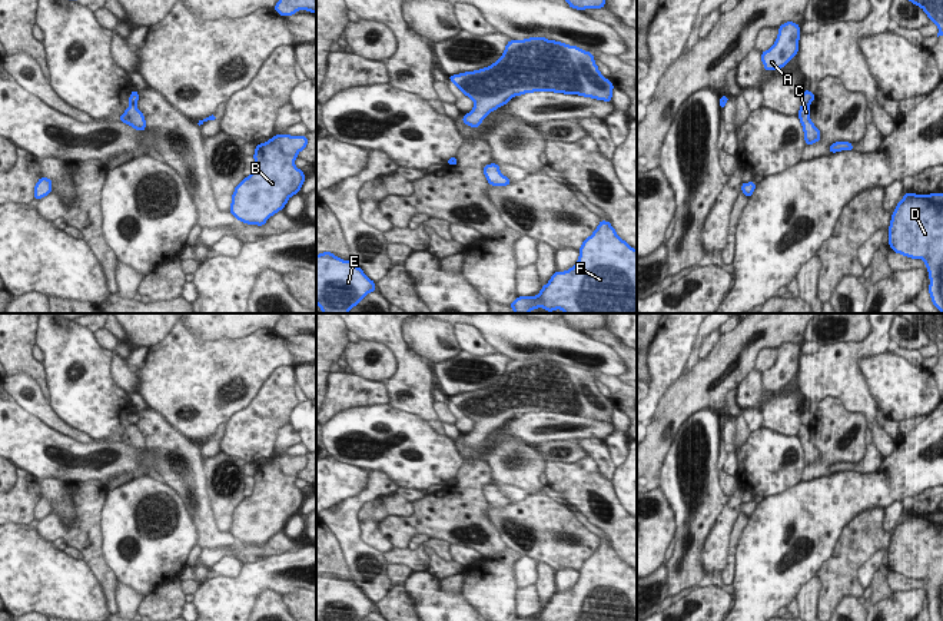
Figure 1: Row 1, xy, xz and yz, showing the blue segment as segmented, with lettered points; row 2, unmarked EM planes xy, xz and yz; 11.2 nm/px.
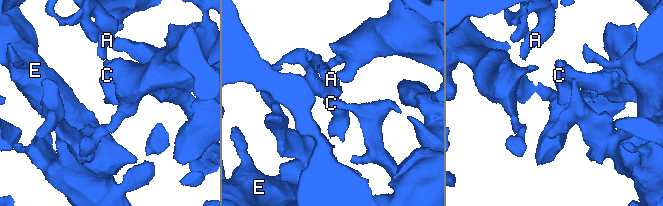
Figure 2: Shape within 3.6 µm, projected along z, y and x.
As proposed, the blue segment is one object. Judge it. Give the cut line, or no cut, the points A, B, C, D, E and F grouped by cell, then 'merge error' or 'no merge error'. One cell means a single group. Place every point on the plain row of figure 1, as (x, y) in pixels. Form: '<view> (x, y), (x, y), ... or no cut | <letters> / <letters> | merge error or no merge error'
yz (802, 424), (807, 427) | A B D E F / C | merge error

